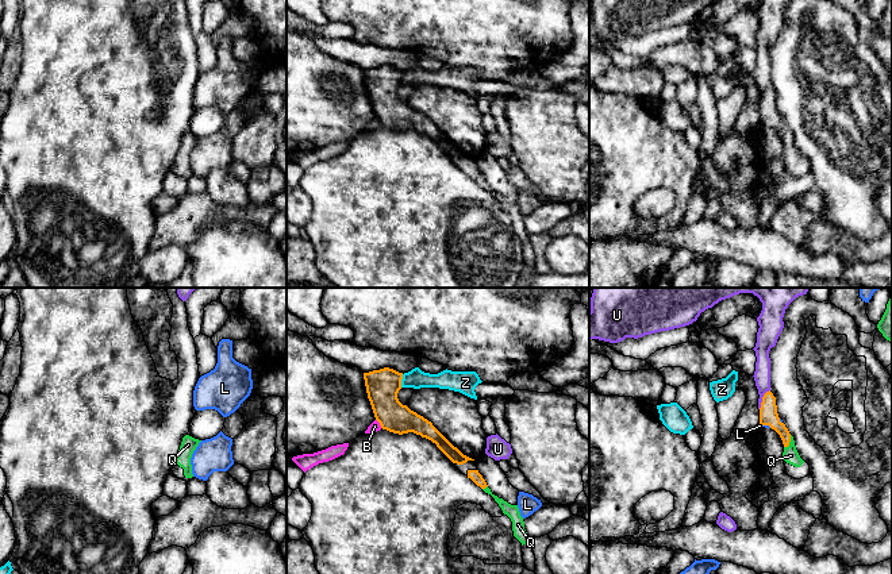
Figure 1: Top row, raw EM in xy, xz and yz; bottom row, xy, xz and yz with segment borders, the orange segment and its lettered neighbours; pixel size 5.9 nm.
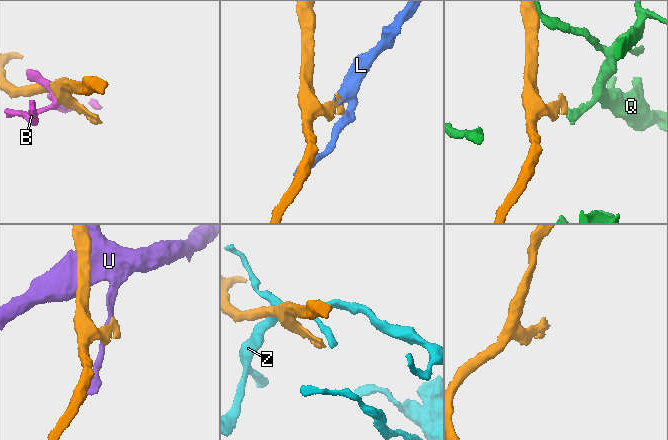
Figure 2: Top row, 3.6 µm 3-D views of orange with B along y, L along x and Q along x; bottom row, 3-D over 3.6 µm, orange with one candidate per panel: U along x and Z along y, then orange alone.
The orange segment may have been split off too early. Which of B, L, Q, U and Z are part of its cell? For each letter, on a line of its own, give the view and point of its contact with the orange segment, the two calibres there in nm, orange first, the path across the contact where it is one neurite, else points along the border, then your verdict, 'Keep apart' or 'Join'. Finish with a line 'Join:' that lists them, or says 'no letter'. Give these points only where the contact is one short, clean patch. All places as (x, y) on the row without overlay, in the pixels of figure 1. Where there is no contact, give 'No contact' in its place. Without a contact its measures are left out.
B: Touches orange at xz (379, 119). Thickness 200 nm (orange) against 60 nm. Keep apart
L: Touches orange at yz (765, 122). Thickness 110 nm (orange) against 20 nm. Boundary: yz (760, 122), (771, 124). Keep apart
Q: Touches orange at yz (789, 138). Thickness 110 nm (orange) against 90 nm. Keep apart
U: Touches orange at yz (762, 96). Thickness 110 nm (orange) against 100 nm. Keep apart
Z: Touches orange at xz (400, 79). Thickness 200 nm (orange) against 120 nm. Keep apart
Join: no letter

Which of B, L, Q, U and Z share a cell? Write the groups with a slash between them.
B / L / Q / U / Z

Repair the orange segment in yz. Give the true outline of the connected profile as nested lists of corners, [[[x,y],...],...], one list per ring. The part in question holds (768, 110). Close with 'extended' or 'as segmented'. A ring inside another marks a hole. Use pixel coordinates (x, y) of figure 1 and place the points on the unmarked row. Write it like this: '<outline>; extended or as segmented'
[[[769,88],[764,92],[761,105],[760,105],[760,123],[769,123],[774,127],[781,138],[784,145],[789,143],[791,131],[784,120],[780,119],[776,103],[776,95]]]; as segmented

